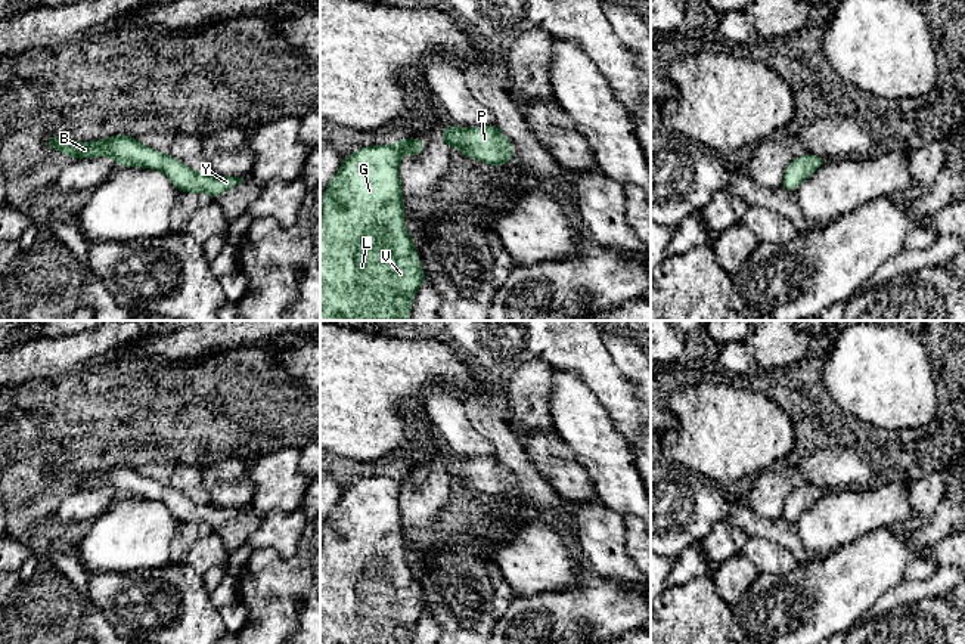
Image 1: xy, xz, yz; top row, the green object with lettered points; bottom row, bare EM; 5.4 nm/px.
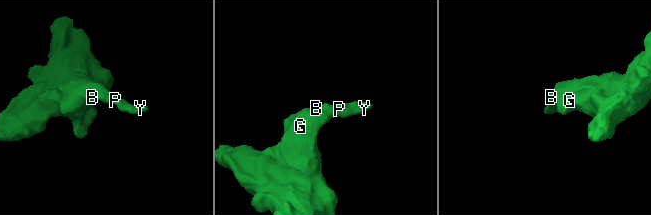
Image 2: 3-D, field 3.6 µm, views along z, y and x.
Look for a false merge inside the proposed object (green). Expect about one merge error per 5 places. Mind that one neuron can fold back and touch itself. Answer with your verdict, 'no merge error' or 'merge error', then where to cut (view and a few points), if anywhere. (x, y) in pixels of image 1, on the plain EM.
no merge error | no cut

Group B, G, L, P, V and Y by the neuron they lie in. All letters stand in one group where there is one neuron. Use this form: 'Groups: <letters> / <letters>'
Groups: B G L P V Y

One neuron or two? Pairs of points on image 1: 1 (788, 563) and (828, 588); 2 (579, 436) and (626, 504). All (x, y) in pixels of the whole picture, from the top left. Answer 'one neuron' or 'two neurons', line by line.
1: two neurons
2: one neuron

